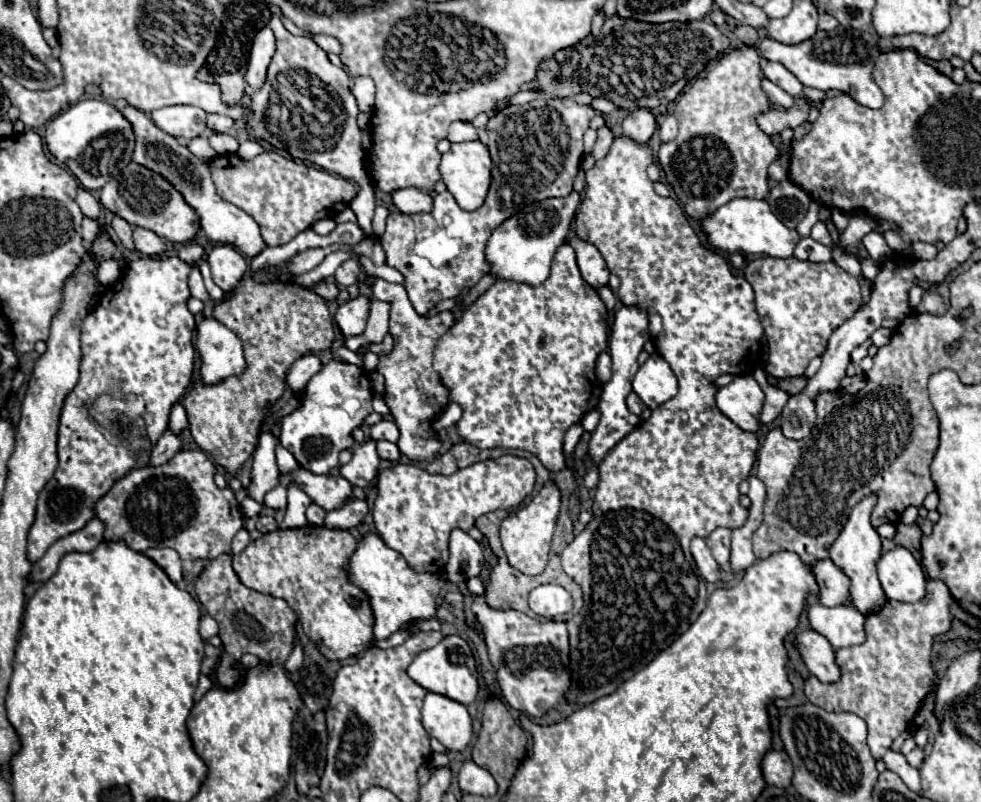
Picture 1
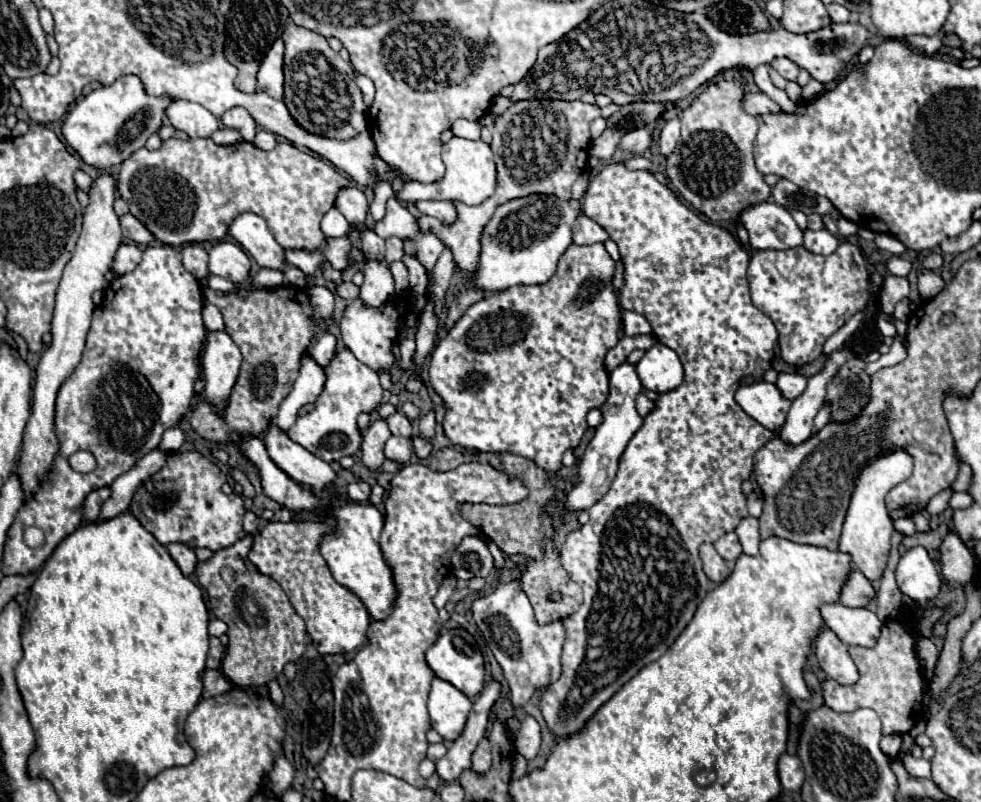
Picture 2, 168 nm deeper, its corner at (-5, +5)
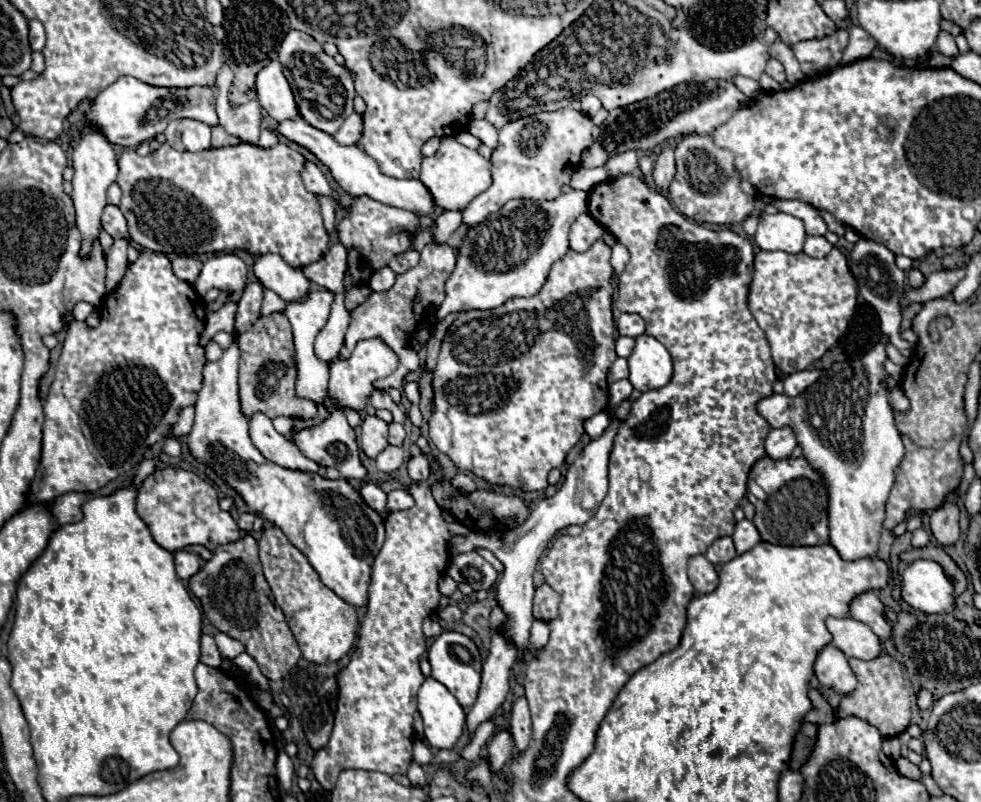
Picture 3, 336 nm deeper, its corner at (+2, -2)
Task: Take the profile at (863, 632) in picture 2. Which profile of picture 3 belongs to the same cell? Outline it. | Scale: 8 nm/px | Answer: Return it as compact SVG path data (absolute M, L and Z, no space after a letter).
M851 616L827 618L827 628L833 634L833 644L847 658L873 660L883 652L883 646L875 632L867 624L857 622Z

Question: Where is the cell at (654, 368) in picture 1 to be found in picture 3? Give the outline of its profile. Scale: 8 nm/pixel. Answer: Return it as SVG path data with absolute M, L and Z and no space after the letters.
M649 334L635 338L629 362L629 380L635 390L647 392L661 388L671 380L673 364L667 348Z

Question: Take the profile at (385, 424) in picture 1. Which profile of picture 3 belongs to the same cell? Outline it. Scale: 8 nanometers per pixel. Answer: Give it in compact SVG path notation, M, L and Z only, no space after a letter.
M391 422L391 424L389 424L389 444L401 446L403 440L405 440L405 430L403 430L403 426Z

